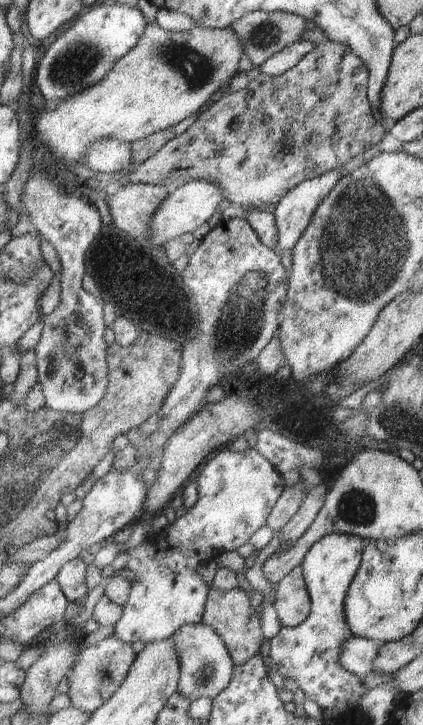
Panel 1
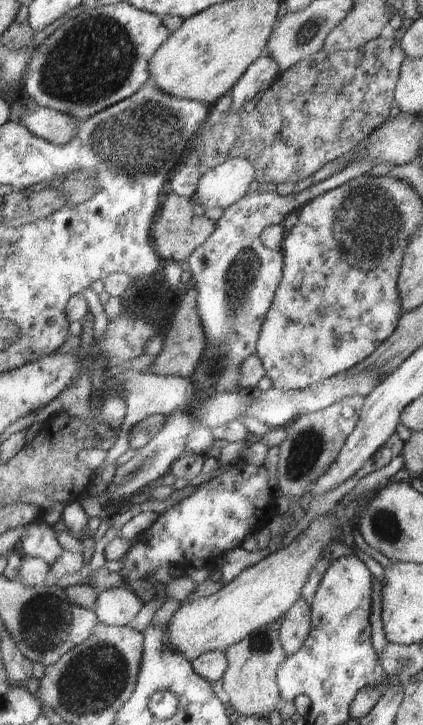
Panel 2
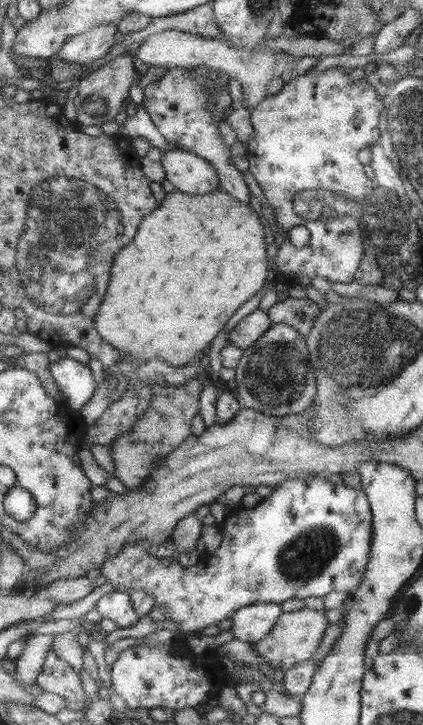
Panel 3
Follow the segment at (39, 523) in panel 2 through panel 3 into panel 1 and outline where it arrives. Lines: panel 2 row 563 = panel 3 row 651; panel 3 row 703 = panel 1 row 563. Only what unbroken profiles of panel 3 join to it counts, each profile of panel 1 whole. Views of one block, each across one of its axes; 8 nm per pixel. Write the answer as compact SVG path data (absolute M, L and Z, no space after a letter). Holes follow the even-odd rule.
M77 557L67 563L58 574L57 580L71 603L83 606L87 598L87 572L89 569L90 563L86 563L85 558Z

